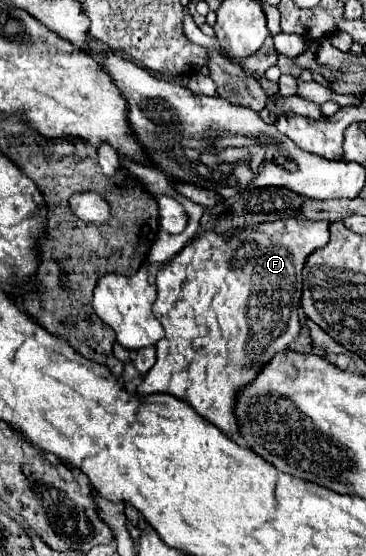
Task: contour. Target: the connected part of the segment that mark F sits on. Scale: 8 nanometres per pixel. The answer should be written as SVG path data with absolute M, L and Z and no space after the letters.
M289 218L261 222L255 228L245 228L233 234L217 234L209 230L195 236L157 272L157 300L153 304L153 314L165 328L165 336L155 344L157 362L145 374L137 392L141 396L153 392L173 394L191 404L229 438L237 434L237 420L233 416L235 392L247 386L275 352L285 350L297 338L301 330L297 310L303 286L303 262L313 250L327 244L327 228L329 222Z

